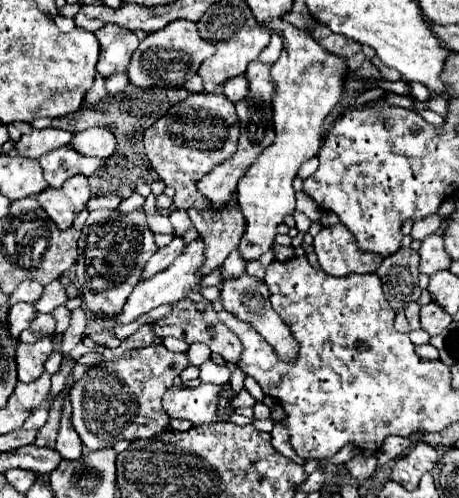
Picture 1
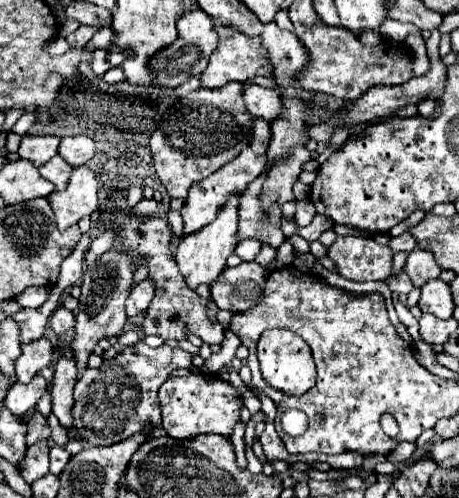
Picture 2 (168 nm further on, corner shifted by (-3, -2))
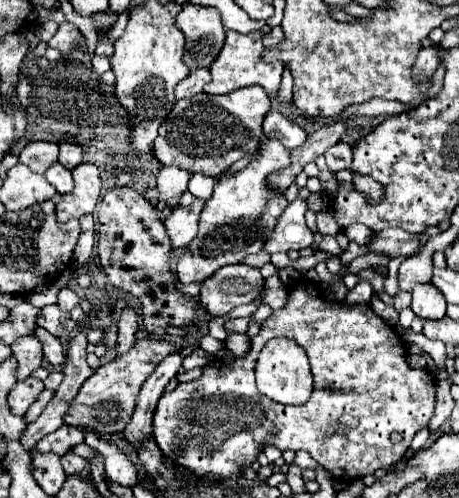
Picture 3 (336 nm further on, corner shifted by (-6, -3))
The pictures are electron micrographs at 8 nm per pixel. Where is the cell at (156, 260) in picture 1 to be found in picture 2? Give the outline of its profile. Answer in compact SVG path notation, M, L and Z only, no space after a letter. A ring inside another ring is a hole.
M143 279L133 291L131 295L127 297L127 305L125 305L125 311L127 311L127 319L143 313L147 309L147 305L151 303L153 299L153 293L155 293L155 285L147 279Z

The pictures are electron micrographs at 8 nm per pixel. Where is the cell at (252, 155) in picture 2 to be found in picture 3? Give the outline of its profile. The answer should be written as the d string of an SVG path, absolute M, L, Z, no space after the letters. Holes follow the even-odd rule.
M196 198L190 206L176 206L172 210L172 214L168 218L164 218L166 230L172 240L172 248L186 248L194 240L204 204L206 204L206 200Z

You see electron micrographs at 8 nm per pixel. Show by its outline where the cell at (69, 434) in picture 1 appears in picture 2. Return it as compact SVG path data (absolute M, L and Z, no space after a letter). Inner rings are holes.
M61 357L53 365L53 371L55 371L53 389L51 389L53 413L65 429L71 429L73 427L71 405L73 405L73 387L75 387L75 375L77 375L75 361Z

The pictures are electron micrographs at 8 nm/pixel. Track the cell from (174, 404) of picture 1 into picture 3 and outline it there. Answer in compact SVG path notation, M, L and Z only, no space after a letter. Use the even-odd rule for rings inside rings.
M298 280L290 286L288 290L288 302L286 306L274 310L268 320L264 324L260 324L260 332L258 336L252 340L252 348L250 352L244 356L244 358L236 358L236 362L232 366L226 366L226 364L214 364L216 368L214 370L206 370L202 372L202 376L198 380L192 380L192 382L180 382L172 392L164 392L162 398L158 400L158 406L156 406L156 412L154 412L154 440L158 444L158 448L162 450L162 454L166 458L170 458L172 462L178 462L180 466L186 466L190 468L194 474L198 476L220 476L220 478L238 478L238 468L242 466L248 466L252 464L256 458L258 458L258 450L266 444L272 444L272 446L278 446L280 450L306 450L320 466L324 466L332 478L338 478L342 482L350 482L354 478L362 478L366 474L374 474L378 468L386 468L386 466L392 466L396 464L398 460L404 458L404 454L408 452L410 448L410 442L414 438L414 434L422 428L428 426L432 414L434 414L434 404L436 404L436 378L432 378L432 374L428 370L416 370L412 366L408 366L406 362L406 344L404 340L400 338L400 334L394 332L394 328L390 324L386 324L380 316L374 314L374 310L370 308L370 304L344 304L344 302L334 302L334 300L328 300L326 296L320 294L320 290L308 282L308 280ZM276 336L286 336L286 338L292 338L296 340L308 354L310 358L310 366L312 366L312 374L314 374L314 392L310 396L310 400L302 406L284 406L284 404L278 404L278 402L272 402L270 398L262 396L256 388L256 382L254 382L254 366L256 366L256 360L258 360L258 354L260 350L264 348L264 344L270 340L270 338L276 338ZM250 400L254 400L260 410L262 410L262 418L250 418ZM392 432L398 432L402 436L402 442L400 444L392 444L390 440L390 434Z

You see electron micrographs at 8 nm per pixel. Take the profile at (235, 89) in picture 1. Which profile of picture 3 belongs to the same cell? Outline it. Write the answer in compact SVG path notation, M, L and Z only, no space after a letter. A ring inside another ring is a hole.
M270 110L264 118L264 136L282 142L286 150L294 150L306 140L306 132L294 124L294 120L286 118L284 114Z

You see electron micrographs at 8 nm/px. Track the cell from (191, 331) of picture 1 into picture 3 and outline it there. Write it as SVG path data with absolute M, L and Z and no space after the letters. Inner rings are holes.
M114 188L106 192L100 200L98 206L98 222L100 222L100 236L98 236L98 256L102 262L102 268L106 270L110 282L142 302L142 326L152 338L166 338L170 326L194 326L200 304L196 298L188 298L178 290L178 278L170 270L172 264L172 246L170 246L170 236L166 232L164 222L158 218L156 208L136 190L132 188Z

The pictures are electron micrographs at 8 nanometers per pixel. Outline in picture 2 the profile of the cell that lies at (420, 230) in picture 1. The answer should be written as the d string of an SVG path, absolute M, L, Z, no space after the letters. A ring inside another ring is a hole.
M403 233L403 235L399 235L399 237L391 237L389 245L391 245L391 249L393 249L395 253L399 253L399 251L411 251L413 247L417 247L415 239L413 239L409 233Z

